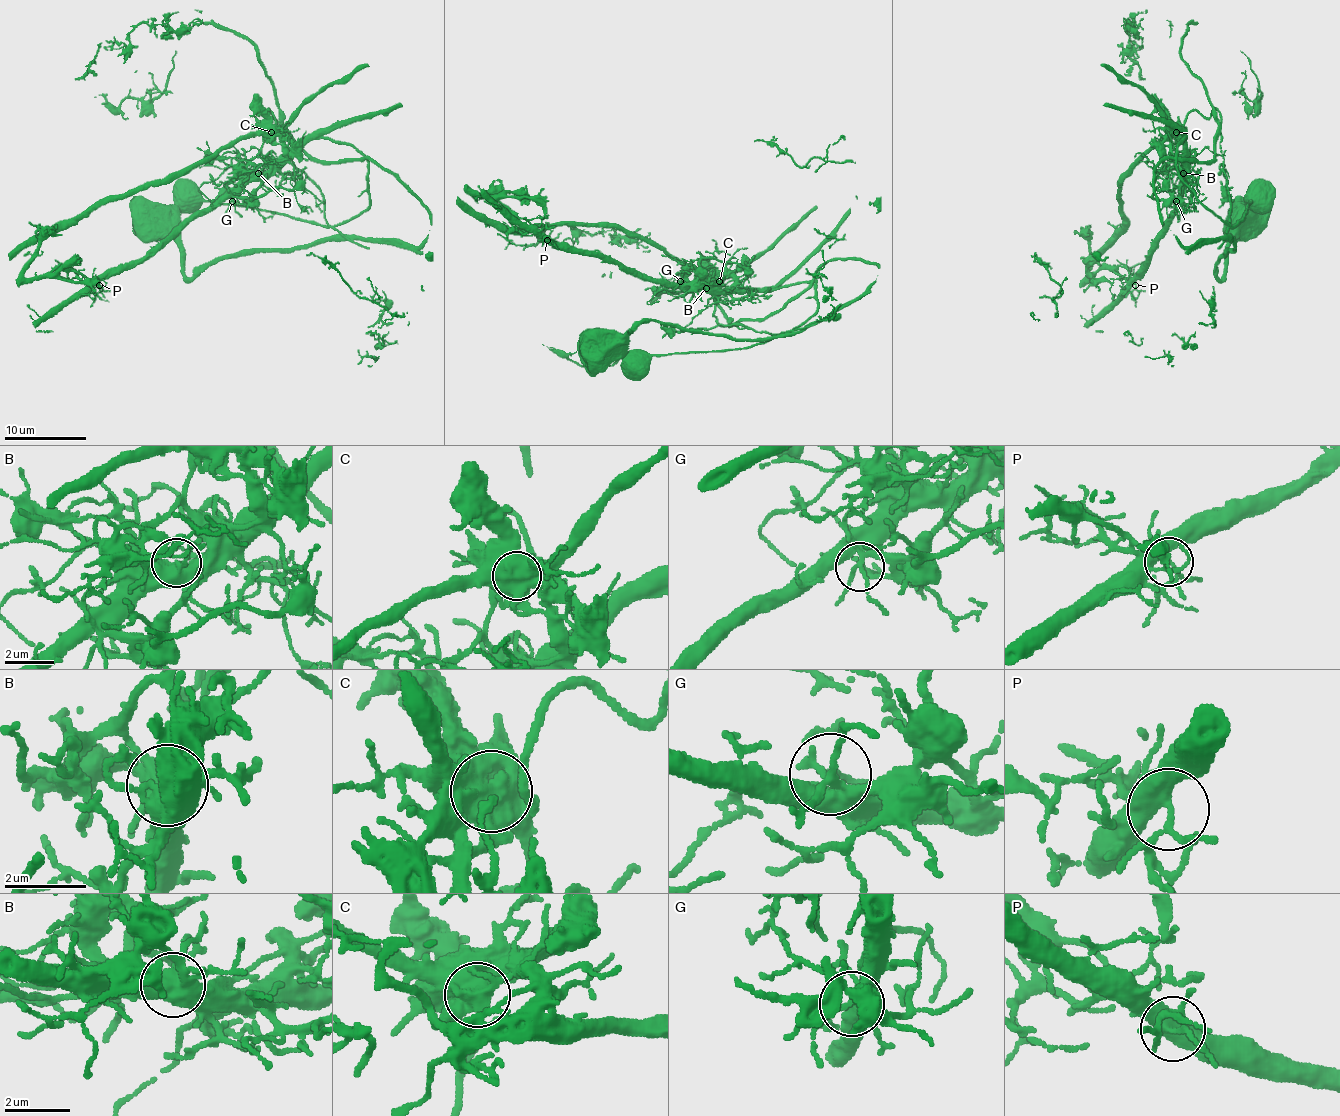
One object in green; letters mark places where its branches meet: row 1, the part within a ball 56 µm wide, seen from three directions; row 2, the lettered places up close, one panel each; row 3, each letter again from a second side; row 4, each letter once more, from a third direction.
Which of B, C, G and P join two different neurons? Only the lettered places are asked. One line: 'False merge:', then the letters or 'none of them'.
False merge: B, C

